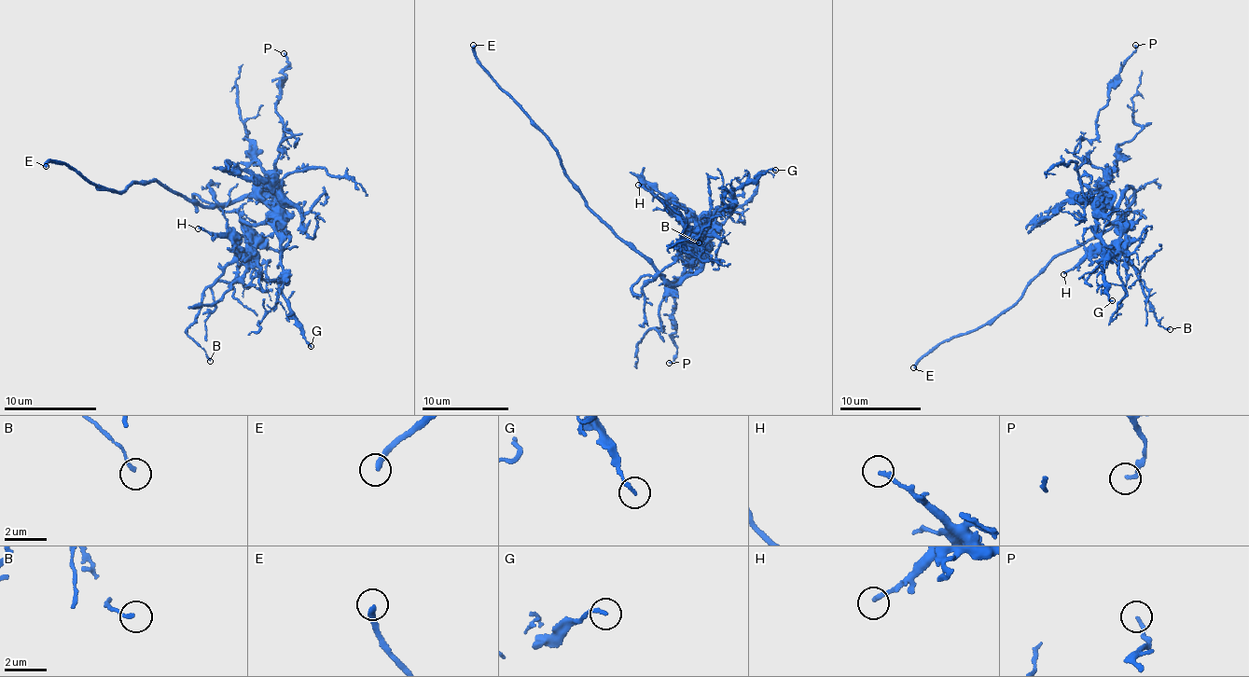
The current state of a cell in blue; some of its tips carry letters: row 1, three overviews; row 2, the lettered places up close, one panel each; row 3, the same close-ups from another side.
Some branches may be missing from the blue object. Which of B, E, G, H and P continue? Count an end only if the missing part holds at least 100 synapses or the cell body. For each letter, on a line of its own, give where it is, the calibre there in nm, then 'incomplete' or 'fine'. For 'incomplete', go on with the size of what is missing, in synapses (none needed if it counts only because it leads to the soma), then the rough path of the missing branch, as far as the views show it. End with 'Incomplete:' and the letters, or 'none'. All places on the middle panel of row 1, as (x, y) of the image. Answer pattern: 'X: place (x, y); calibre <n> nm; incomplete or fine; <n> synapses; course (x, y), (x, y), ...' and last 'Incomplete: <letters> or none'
B: place (699, 242); calibre 150 nm; fine
E: place (473, 45); calibre 240 nm; incomplete
G: place (775, 170); calibre 150 nm; fine
H: place (638, 185); calibre 200 nm; fine
P: place (669, 363); calibre 150 nm; fine
Incomplete: E

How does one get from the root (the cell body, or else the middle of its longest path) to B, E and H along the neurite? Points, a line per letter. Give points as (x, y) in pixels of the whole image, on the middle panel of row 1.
B: (653, 260), (662, 270), (680, 257), (697, 241), (685, 232), (679, 247), (670, 248), (699, 242)
E: (653, 260), (628, 248), (589, 210), (578, 190), (572, 187), (553, 146), (491, 79), (473, 45)
H: (653, 260), (658, 269), (667, 269), (698, 237), (688, 231), (686, 222), (673, 209), (638, 185)

